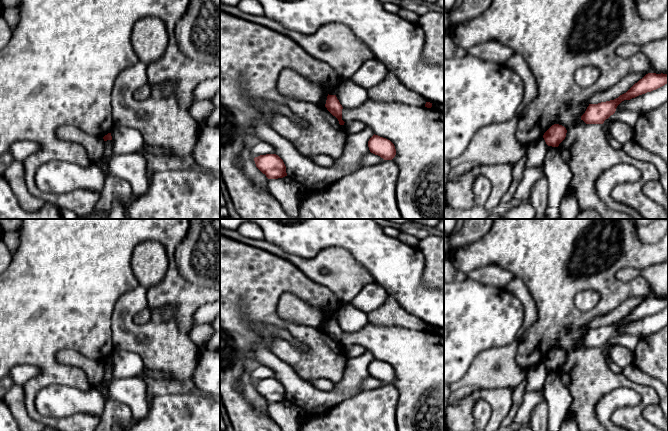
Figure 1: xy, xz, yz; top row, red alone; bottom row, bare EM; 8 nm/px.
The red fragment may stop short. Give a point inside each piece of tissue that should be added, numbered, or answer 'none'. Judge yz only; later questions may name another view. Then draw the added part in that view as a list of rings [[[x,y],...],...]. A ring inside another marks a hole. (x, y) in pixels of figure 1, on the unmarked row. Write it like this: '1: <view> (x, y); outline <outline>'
none

